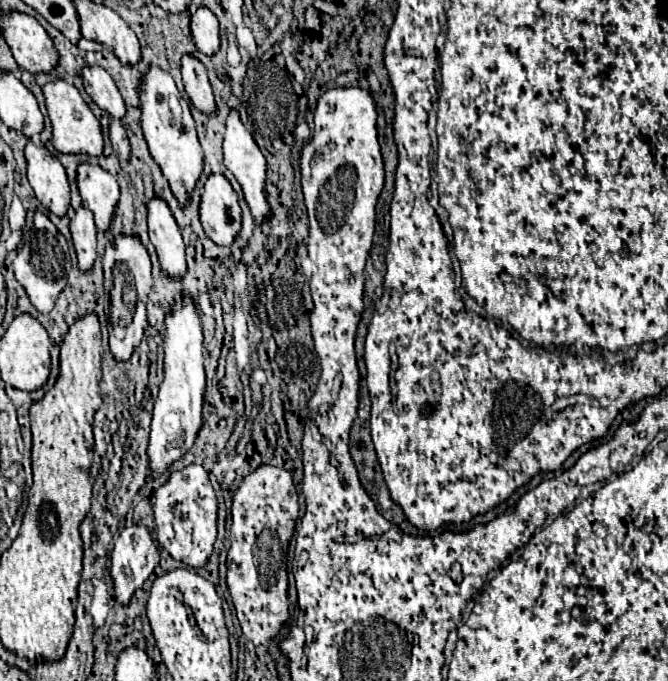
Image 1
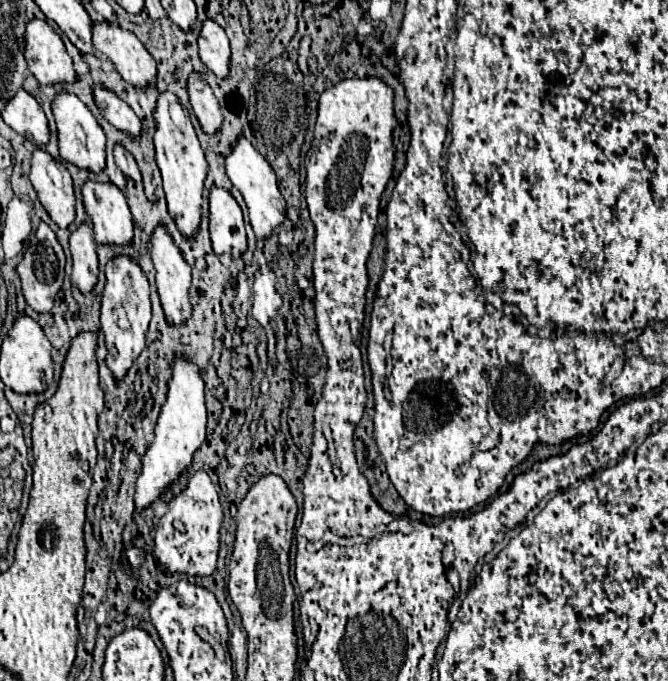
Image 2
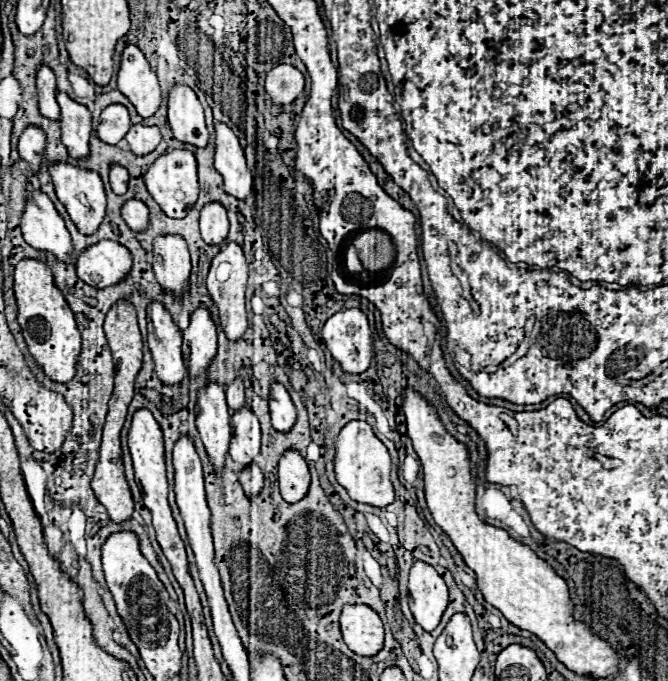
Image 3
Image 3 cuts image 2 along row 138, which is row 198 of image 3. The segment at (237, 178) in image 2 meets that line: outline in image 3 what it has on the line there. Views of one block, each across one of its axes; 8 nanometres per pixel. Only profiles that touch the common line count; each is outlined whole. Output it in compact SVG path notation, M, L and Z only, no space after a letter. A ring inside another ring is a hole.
M214 122L214 128L216 128L214 168L224 178L224 190L238 200L246 200L254 188L254 176L248 170L244 150L236 134L226 124Z

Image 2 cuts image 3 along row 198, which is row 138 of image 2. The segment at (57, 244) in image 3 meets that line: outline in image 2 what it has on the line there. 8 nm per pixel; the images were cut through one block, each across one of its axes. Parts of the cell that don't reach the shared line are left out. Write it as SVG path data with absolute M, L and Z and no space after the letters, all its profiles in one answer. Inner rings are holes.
M20 90L2 112L4 122L18 134L32 140L36 146L46 146L50 140L48 120L40 104L26 92Z

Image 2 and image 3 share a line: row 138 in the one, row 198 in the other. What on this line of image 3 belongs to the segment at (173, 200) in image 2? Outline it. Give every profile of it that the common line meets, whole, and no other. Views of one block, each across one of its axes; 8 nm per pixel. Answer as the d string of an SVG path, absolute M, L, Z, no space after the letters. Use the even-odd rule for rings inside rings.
M172 150L162 154L144 176L150 196L160 204L160 208L170 218L184 218L198 200L198 174L196 174L196 158L188 150Z

